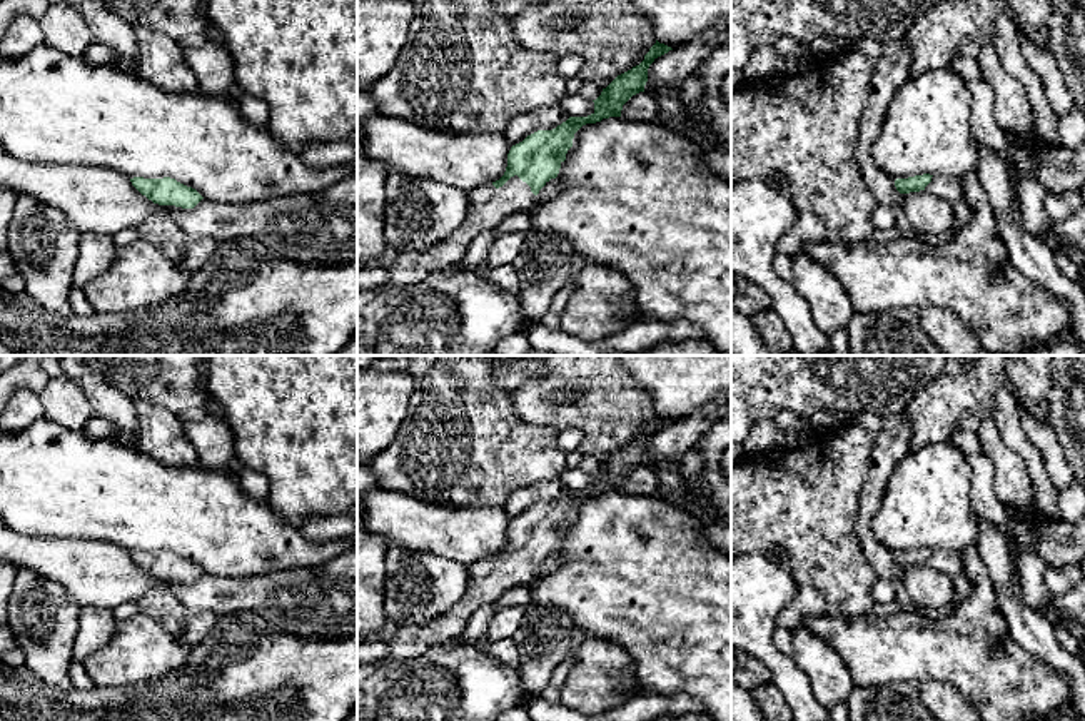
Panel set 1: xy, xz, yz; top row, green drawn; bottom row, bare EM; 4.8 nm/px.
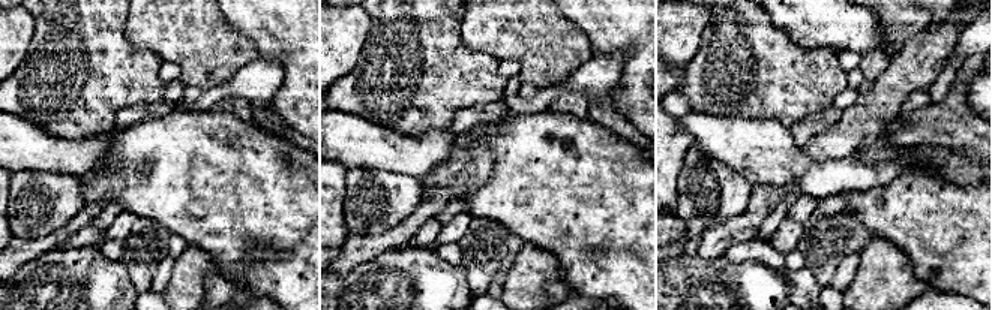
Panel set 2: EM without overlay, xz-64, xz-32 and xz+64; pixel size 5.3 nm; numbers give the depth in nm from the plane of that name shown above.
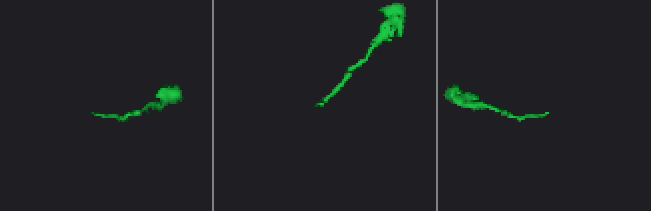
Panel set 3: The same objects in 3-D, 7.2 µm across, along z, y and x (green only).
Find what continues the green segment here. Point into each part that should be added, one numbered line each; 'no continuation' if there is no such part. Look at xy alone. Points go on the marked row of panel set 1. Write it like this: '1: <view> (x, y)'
no continuation

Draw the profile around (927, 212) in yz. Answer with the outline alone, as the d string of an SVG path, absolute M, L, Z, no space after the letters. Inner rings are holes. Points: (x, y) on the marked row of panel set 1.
M928 190L901 194L901 205L916 232L941 235L953 227L953 204Z

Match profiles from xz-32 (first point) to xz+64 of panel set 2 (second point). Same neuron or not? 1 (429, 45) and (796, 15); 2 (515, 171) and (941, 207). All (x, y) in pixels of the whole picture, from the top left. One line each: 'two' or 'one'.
1: two
2: one

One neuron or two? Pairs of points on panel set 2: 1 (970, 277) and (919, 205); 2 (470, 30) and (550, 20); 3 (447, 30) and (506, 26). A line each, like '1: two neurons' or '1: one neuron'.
1: one neuron
2: one neuron
3: two neurons

